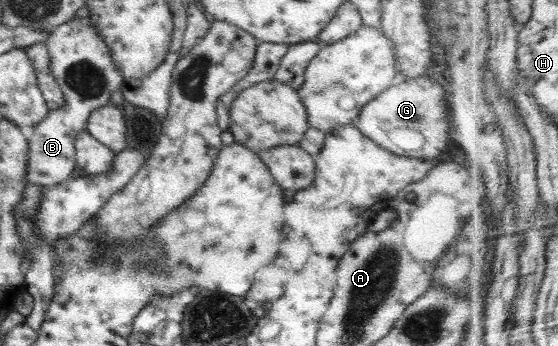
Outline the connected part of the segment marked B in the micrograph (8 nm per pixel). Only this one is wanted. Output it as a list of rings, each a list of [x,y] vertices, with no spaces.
[[[89,17],[72,18],[70,21],[57,25],[49,31],[44,41],[50,56],[50,71],[58,82],[64,95],[64,105],[48,112],[48,115],[33,126],[20,126],[21,132],[28,140],[27,172],[25,179],[28,185],[56,186],[73,174],[79,173],[76,161],[74,138],[86,127],[90,114],[95,109],[111,103],[111,94],[118,91],[124,84],[123,75],[119,72],[106,42],[99,36],[95,25]]]

